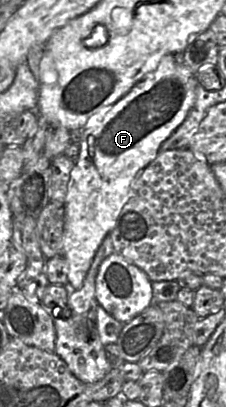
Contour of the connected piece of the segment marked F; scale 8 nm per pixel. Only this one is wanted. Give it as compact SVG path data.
M179 55L164 56L154 72L139 81L124 97L93 114L86 122L64 201L65 223L63 257L67 263L68 282L74 290L83 286L93 258L104 238L114 229L127 203L131 188L146 166L152 162L161 144L182 124L196 99L196 77L182 64Z

